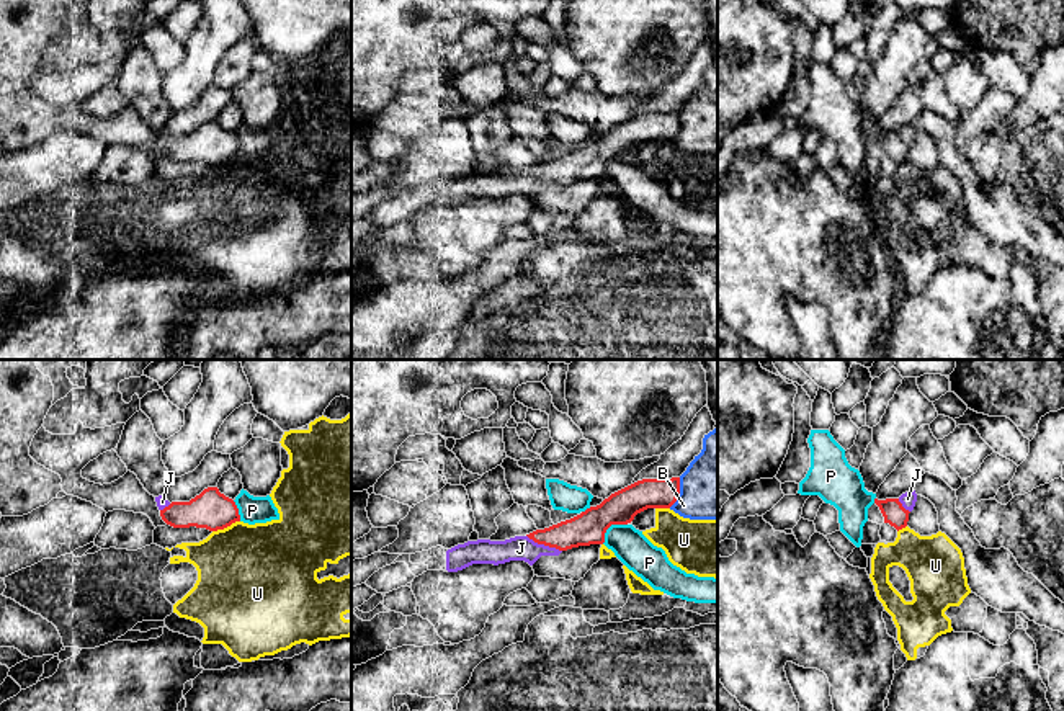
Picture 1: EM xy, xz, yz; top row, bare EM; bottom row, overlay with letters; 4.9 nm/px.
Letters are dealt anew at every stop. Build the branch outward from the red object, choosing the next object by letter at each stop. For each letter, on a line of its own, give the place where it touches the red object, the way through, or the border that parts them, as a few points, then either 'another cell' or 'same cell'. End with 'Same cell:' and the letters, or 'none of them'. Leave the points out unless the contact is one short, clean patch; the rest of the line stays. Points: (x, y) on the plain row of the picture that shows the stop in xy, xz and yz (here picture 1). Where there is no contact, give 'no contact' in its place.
B: contact xz (679, 126); another cell
J: contact xz (545, 178); way xz (587, 162), (545, 178), (520, 182); same cell
P: contact xz (610, 159); border xz (626, 157), (613, 157), (602, 177); another cell
U: contact xy (226, 160); another cell
Same cell: J

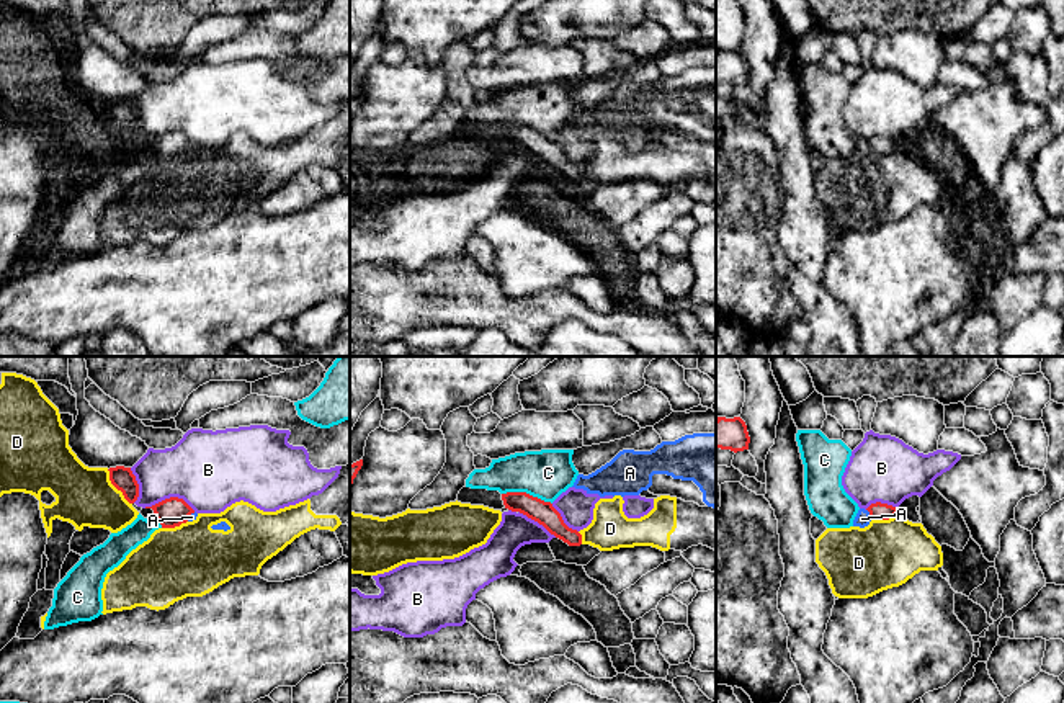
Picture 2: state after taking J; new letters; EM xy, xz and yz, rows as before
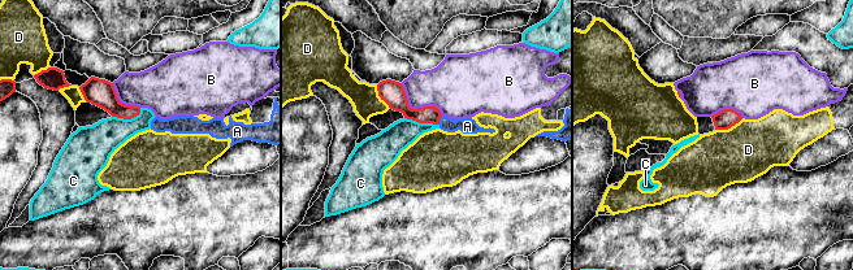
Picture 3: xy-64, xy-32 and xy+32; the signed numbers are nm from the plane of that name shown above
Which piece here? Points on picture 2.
A: contact yz (870, 147); border yz (867, 143), (871, 152); another cell
B: contact xy (170, 131); another cell
C: contact xz (525, 126); border xz (502, 126), (528, 126), (551, 138); another cell
D: contact xy (116, 121); another cell
Same cell: none of them

